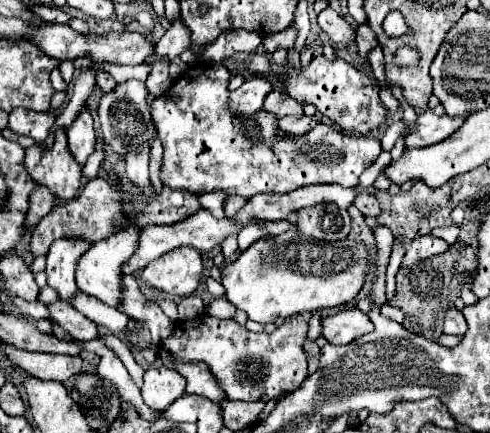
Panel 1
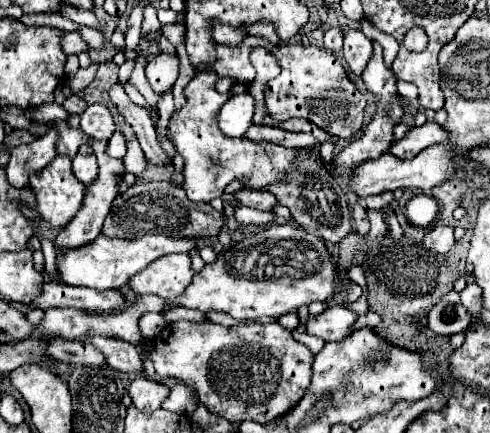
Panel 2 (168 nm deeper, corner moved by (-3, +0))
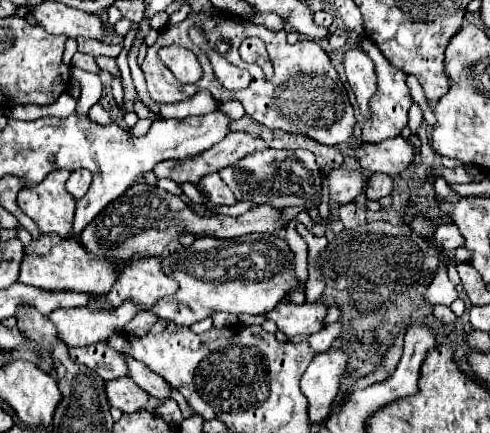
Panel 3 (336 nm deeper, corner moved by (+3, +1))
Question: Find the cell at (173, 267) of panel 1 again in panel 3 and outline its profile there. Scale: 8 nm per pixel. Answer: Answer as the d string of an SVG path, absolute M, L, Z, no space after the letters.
M160 258L134 260L122 270L118 282L110 288L106 296L108 306L118 308L122 302L132 300L142 310L150 310L156 300L172 296L178 290L178 282L168 278L160 268Z

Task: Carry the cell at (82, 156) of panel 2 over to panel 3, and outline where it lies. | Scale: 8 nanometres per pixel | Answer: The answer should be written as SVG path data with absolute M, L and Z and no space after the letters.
M74 170L70 174L70 180L66 182L66 190L78 200L86 194L86 190L90 188L90 182L92 182L92 174L88 170Z

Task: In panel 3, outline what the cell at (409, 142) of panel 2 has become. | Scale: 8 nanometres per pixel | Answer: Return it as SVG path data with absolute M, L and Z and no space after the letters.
M396 136L386 142L378 142L370 146L360 144L358 148L346 148L346 154L358 160L362 170L396 176L402 170L406 170L406 166L412 162L414 146L410 144L410 140Z

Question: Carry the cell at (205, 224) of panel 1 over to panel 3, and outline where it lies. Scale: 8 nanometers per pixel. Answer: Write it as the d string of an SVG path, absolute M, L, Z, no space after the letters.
M44 234L24 248L18 282L40 290L78 290L88 294L108 294L124 266L126 264L114 266L104 258L94 258L76 238L58 238L58 234Z

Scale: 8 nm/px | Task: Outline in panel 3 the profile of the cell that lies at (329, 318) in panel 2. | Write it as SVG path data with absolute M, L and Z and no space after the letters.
M282 300L270 314L264 314L268 320L272 320L278 330L282 330L288 338L296 336L310 336L320 330L320 324L326 316L326 306L316 302L316 304L294 304L290 300Z

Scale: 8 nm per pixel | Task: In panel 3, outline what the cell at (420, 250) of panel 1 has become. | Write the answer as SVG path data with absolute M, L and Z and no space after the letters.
M452 222L440 224L440 226L436 228L436 236L434 236L434 238L436 238L438 246L442 246L446 252L464 246L464 238L462 238L460 230L458 230Z

